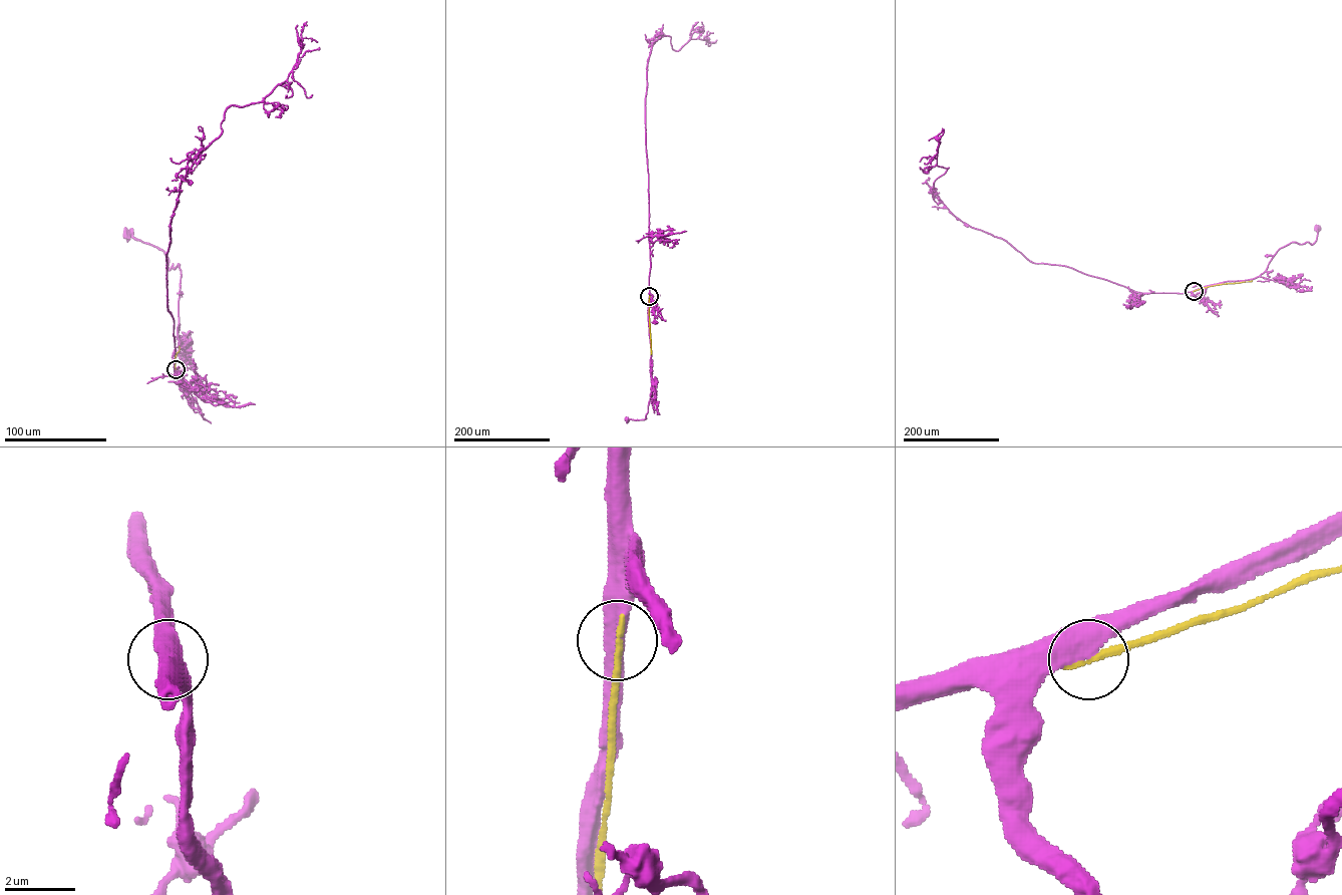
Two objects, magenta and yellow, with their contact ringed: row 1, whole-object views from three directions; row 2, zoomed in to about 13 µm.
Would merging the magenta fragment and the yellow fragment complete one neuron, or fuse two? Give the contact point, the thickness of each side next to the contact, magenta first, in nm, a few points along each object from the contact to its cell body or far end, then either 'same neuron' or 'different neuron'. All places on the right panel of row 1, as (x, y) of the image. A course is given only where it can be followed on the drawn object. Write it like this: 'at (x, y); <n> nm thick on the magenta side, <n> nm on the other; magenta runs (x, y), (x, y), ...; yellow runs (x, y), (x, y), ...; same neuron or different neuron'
at (1194, 291); 420 nm thick on the magenta side, 200 nm on the other; magenta runs (1194, 291), (1259, 276), (1279, 249), (1293, 242), (1312, 245), (1316, 240), (1316, 228); yellow runs (1194, 291), (1252, 280); different neuron

